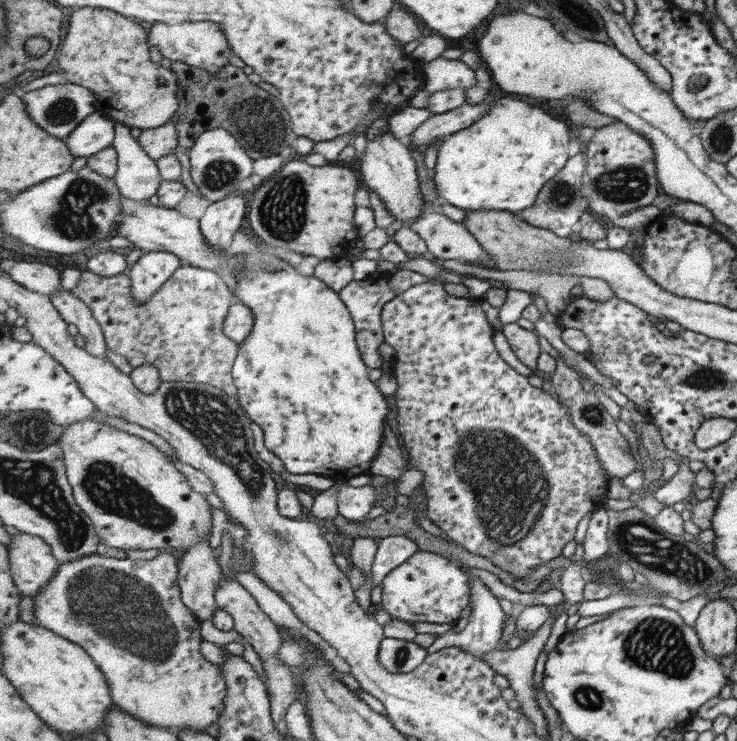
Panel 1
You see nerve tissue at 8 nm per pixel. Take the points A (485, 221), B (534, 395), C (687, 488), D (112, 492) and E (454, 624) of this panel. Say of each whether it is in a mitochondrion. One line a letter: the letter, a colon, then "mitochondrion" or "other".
A: other
B: other
C: other
D: mitochondrion
E: other

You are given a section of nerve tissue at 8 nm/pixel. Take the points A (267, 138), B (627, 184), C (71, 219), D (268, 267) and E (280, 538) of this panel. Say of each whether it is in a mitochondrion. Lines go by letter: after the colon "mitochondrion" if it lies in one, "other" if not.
A: mitochondrion
B: mitochondrion
C: mitochondrion
D: mitochondrion
E: mitochondrion

